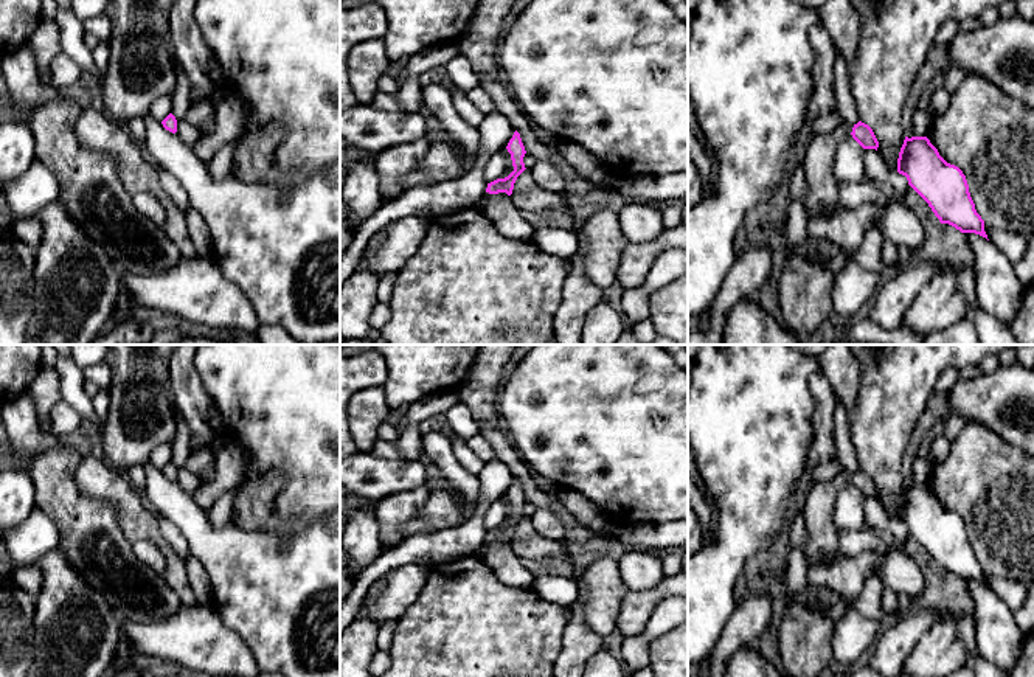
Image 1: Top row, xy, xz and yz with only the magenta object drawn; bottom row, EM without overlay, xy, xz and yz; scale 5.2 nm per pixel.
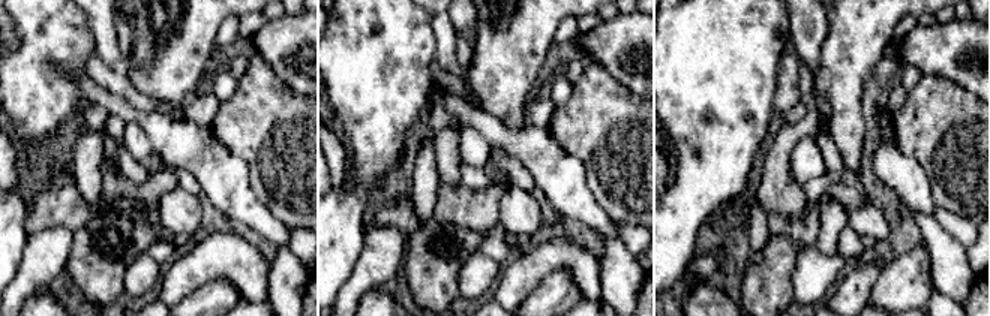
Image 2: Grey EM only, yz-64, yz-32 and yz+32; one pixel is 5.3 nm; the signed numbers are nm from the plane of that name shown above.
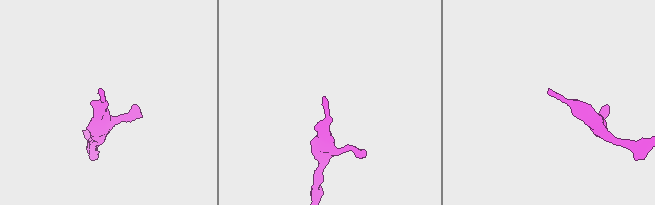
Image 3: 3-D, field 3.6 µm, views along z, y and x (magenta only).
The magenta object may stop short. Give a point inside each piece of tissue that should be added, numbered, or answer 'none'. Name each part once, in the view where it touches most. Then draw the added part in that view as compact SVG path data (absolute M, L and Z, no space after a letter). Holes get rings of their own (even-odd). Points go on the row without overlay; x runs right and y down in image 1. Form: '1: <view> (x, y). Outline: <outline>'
none

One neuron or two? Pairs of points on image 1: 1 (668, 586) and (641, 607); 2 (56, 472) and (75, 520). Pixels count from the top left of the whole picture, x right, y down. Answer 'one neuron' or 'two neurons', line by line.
1: one neuron
2: one neuron

